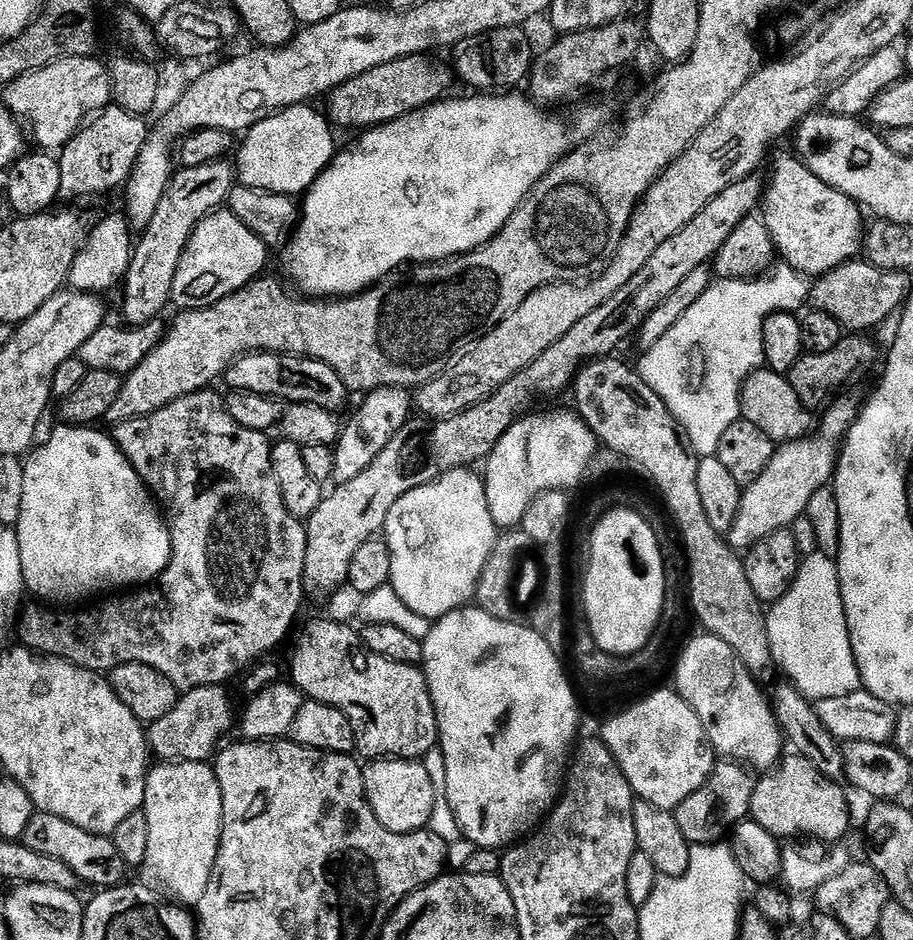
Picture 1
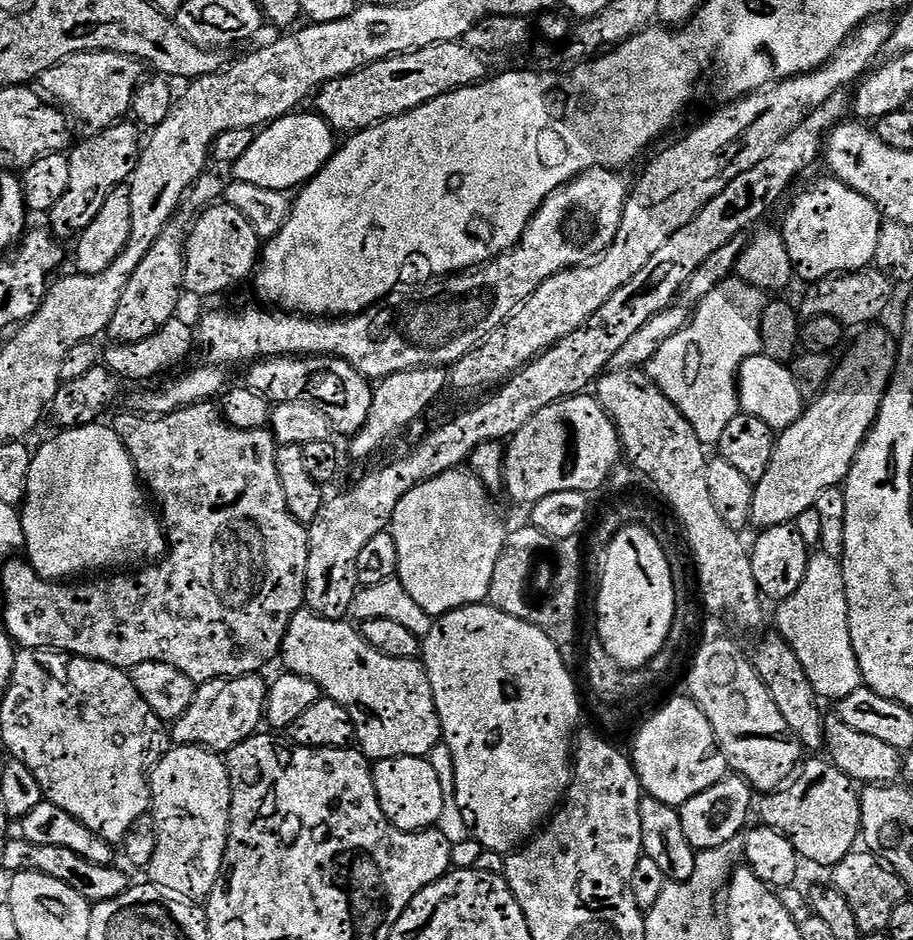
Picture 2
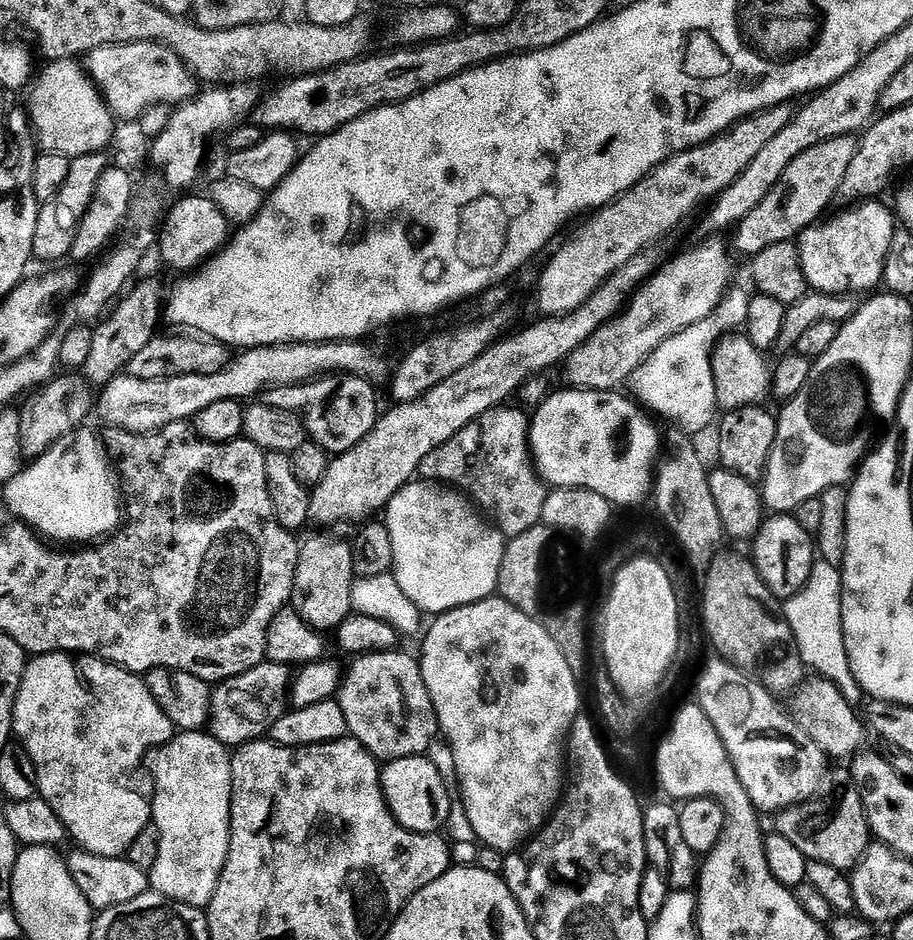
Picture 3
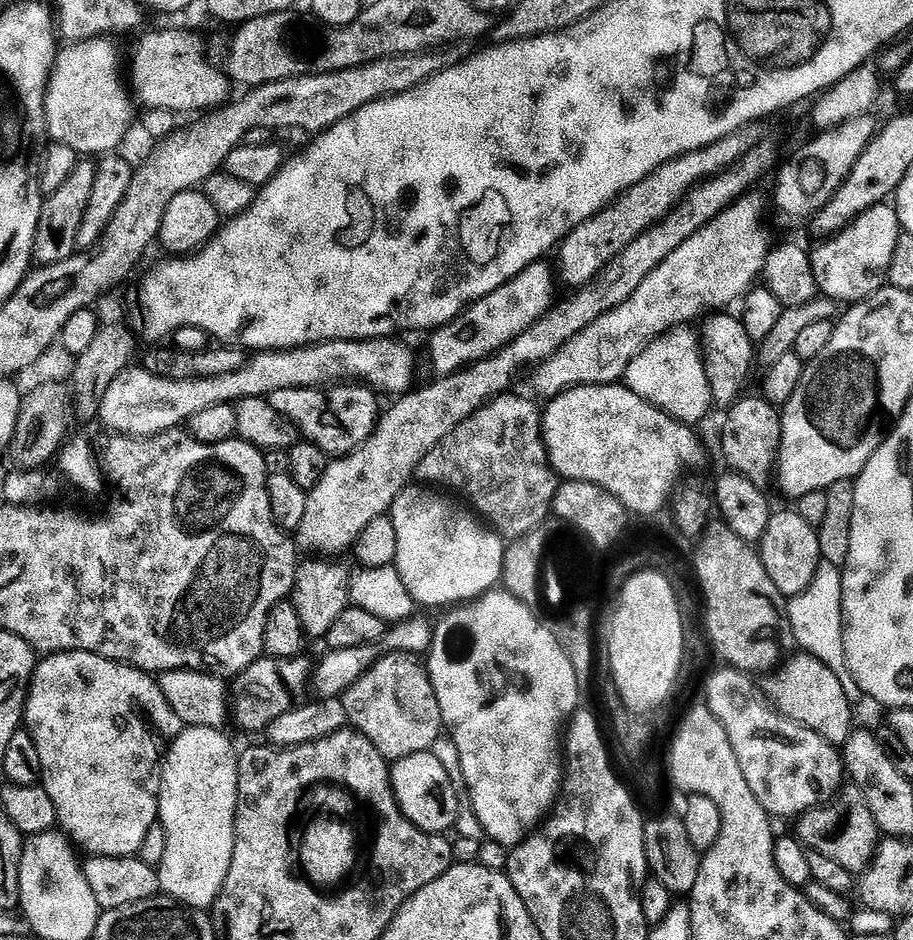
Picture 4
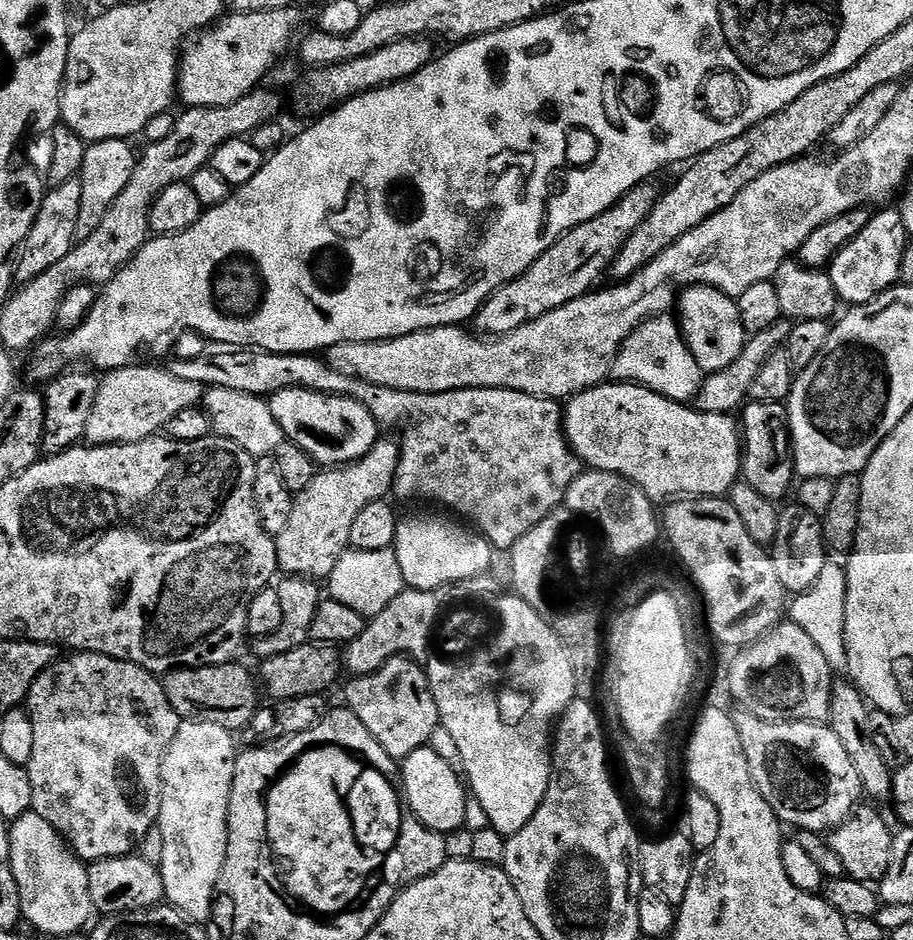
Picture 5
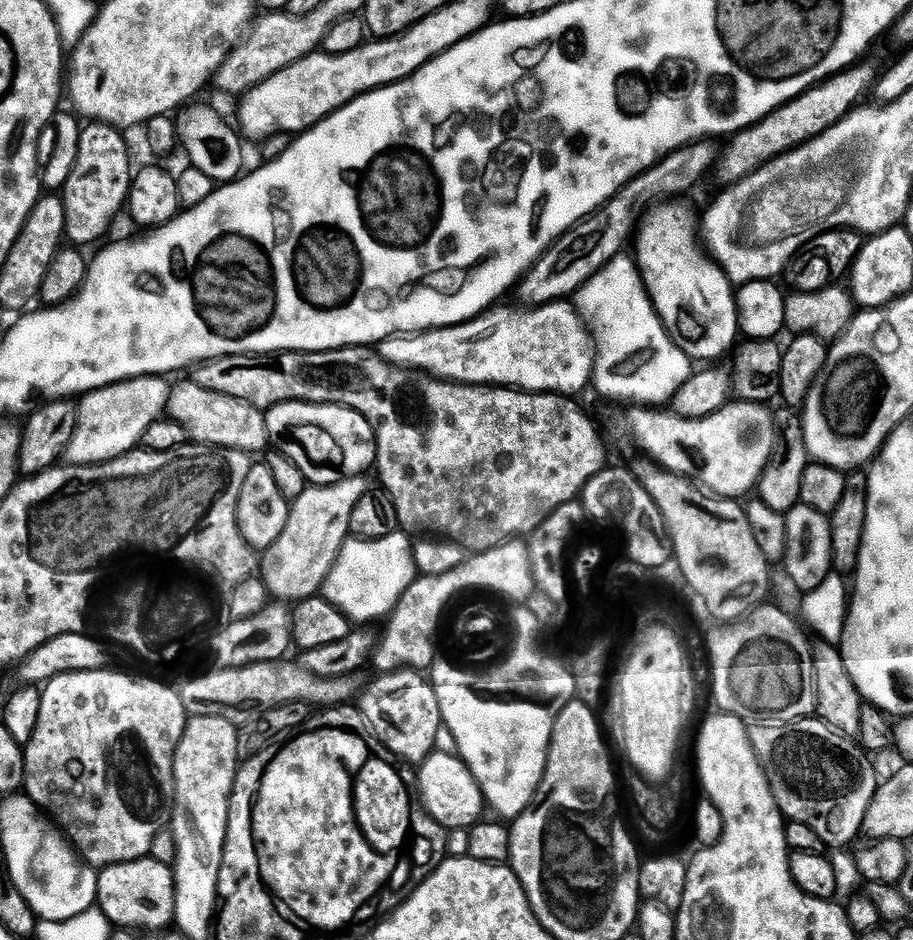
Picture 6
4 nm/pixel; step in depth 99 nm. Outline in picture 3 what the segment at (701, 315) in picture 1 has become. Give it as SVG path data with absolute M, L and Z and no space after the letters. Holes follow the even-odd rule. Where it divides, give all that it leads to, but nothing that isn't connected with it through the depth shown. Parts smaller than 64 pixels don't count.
M733 287L725 292L720 304L709 316L702 318L702 322L662 342L662 346L658 346L658 350L654 350L654 354L650 354L636 370L635 397L660 415L681 424L688 432L704 432L711 424L713 427L718 420L718 403L712 353L721 340L747 325L749 301L749 293Z

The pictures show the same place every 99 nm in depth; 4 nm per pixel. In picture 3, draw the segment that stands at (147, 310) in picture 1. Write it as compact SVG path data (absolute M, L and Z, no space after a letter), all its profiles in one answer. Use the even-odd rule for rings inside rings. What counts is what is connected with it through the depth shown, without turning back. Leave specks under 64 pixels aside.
M144 280L134 288L95 325L94 350L90 350L90 358L86 358L86 366L82 369L83 375L91 383L93 380L99 386L108 385L114 377L127 369L130 358L134 358L138 350L143 350L150 343L150 338L158 335L160 320L162 324L166 312L166 292L160 289L156 280Z

